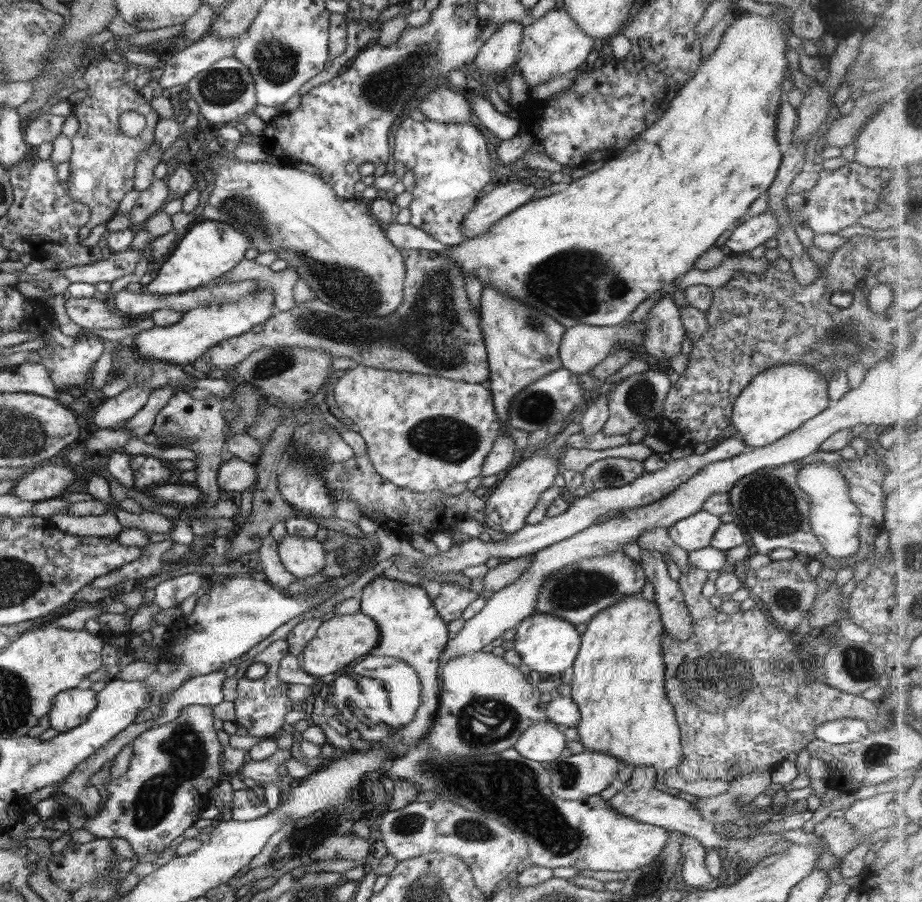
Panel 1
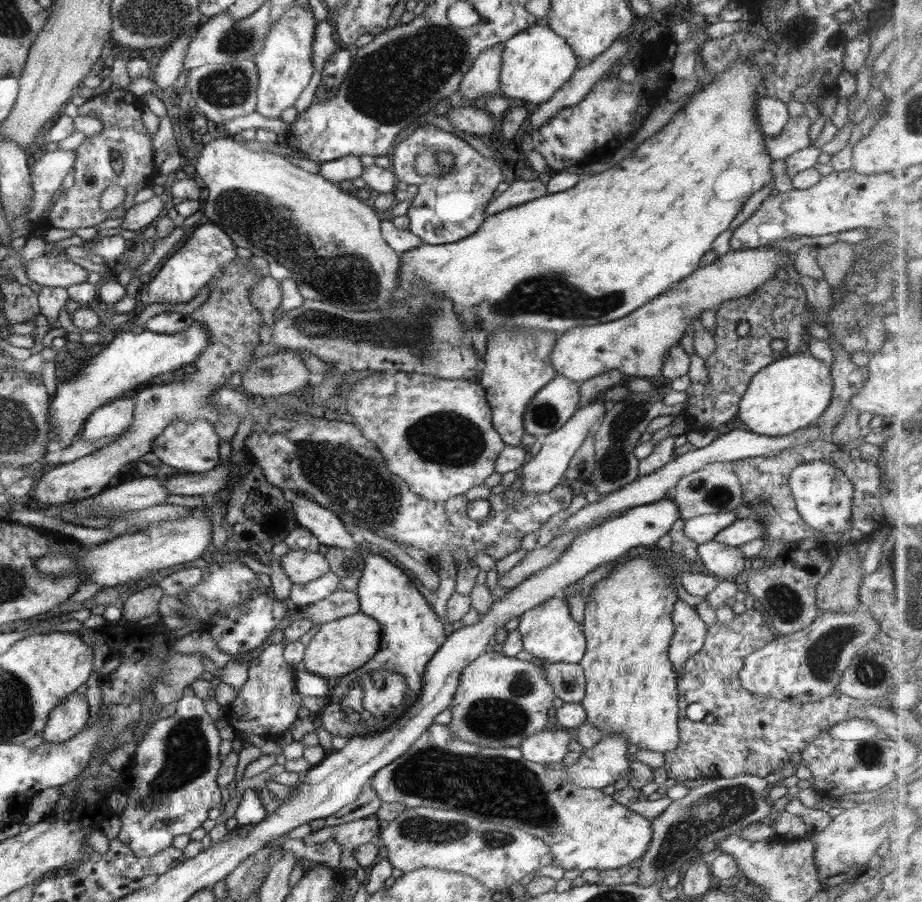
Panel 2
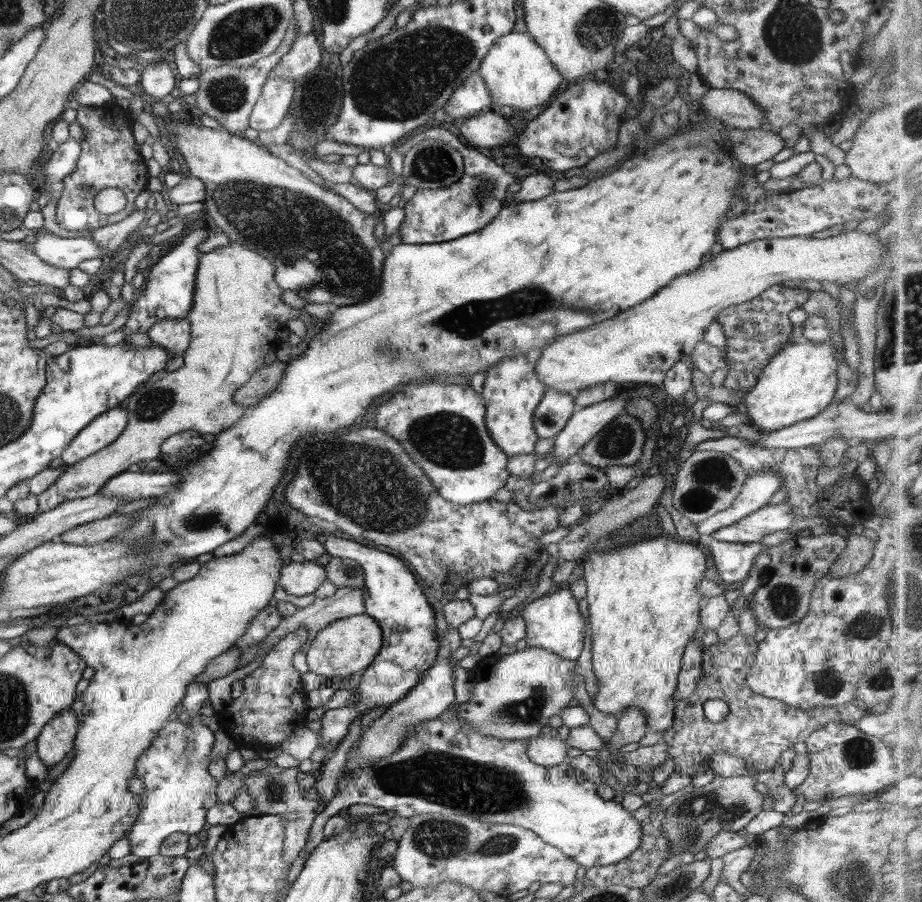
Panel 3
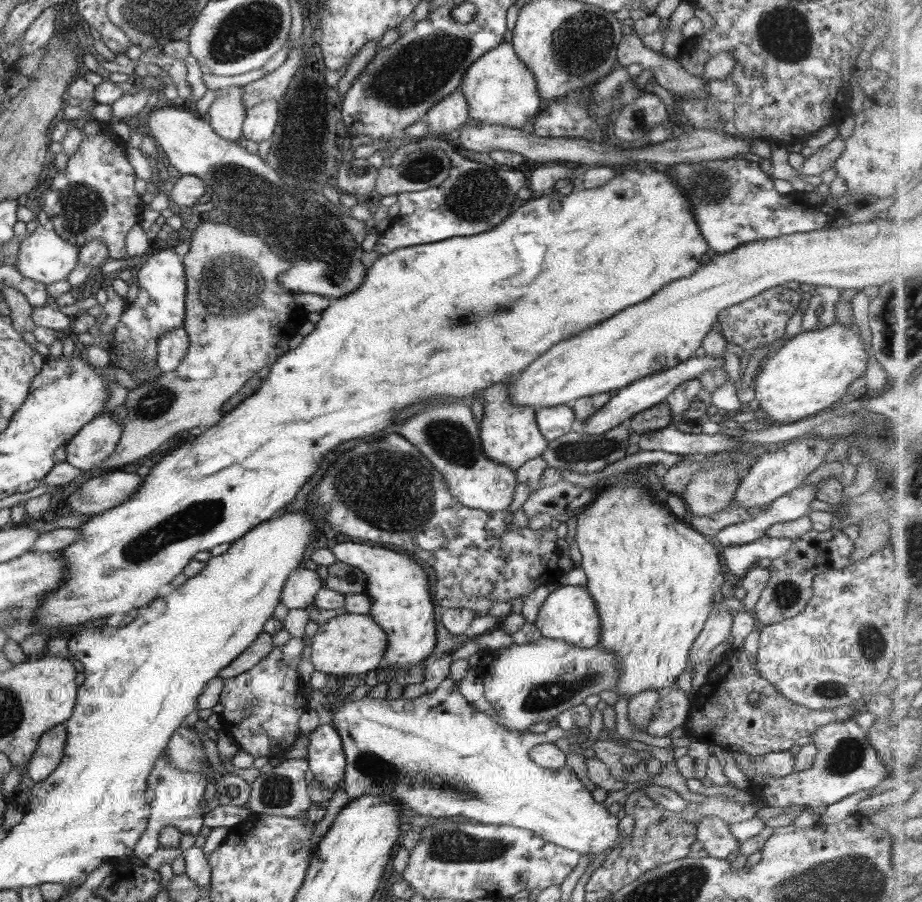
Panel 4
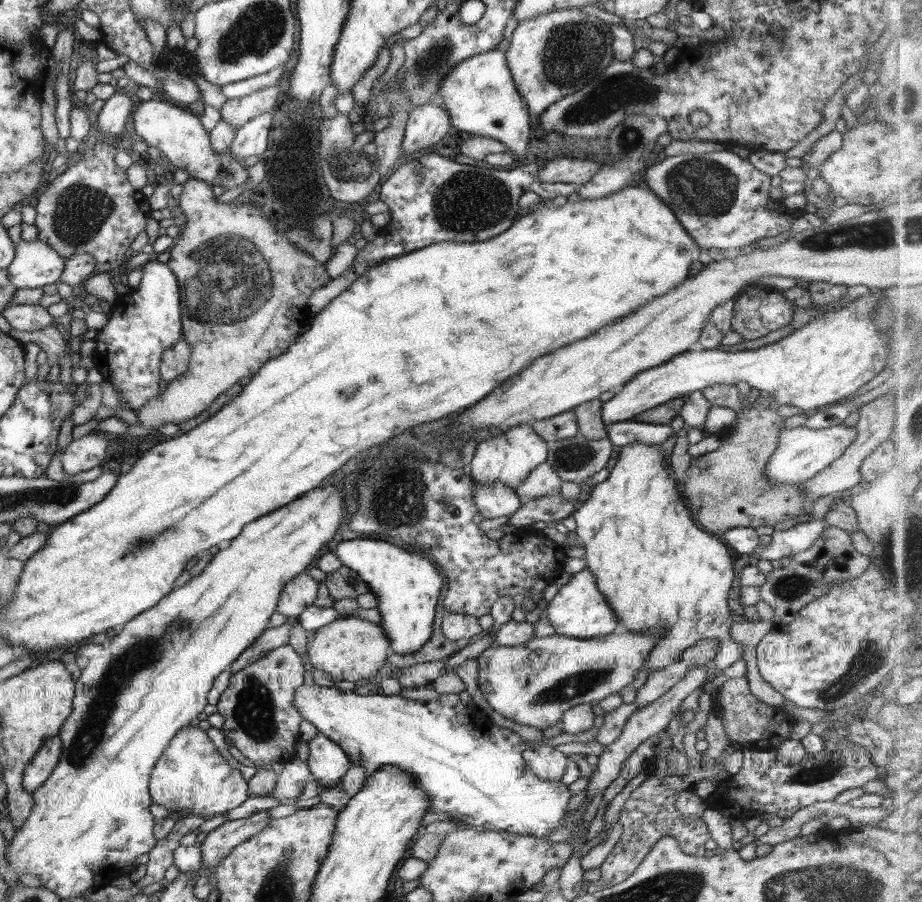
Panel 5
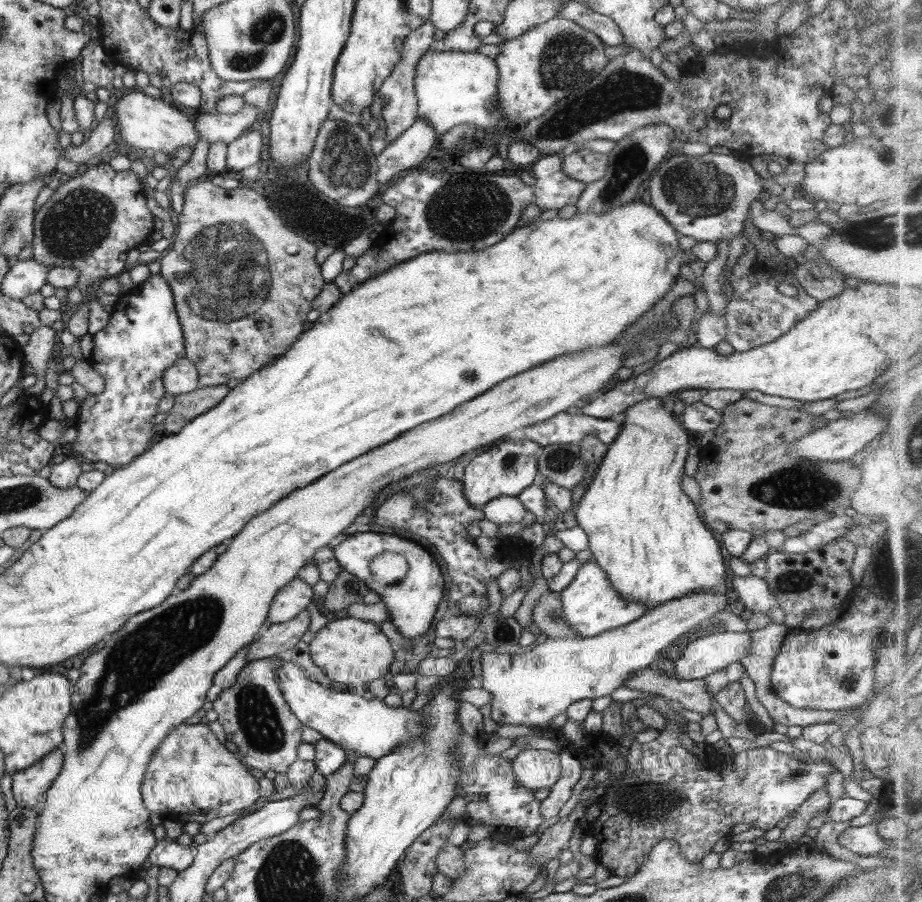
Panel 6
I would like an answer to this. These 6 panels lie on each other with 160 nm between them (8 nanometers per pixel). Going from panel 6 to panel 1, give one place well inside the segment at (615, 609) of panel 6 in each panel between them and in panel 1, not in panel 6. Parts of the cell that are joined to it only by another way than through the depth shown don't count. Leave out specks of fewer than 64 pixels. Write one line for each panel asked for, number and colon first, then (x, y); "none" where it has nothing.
1: (548, 644)
2: (548, 631)
3: (554, 622)
4: (569, 614)
5: (579, 610)

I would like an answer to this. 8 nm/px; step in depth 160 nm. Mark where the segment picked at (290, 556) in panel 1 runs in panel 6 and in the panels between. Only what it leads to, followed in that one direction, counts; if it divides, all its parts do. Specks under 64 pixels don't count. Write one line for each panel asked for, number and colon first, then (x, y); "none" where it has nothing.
2: (302, 566)
3: (303, 578)
4: (299, 591)
5: (298, 594)
6: (291, 599)

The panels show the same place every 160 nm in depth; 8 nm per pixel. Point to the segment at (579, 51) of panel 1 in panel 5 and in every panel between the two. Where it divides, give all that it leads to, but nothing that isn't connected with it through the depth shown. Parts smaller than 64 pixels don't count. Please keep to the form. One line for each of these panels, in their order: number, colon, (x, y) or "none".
2: (536, 62)
3: (517, 73)
4: (499, 89)
5: (479, 93)

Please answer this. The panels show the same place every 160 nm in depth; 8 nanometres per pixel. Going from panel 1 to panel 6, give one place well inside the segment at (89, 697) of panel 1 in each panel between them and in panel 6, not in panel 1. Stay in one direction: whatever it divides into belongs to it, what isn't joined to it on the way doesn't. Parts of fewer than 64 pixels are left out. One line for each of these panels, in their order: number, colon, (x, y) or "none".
2: (70, 717)
3: (56, 741)
4: (45, 759)
5: (37, 772)
6: (29, 786)

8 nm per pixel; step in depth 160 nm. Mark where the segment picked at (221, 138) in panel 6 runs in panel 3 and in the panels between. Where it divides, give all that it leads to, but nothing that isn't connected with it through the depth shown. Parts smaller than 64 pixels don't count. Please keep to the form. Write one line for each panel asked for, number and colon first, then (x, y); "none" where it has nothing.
3: (305, 54)
4: (274, 85)
5: (236, 112)

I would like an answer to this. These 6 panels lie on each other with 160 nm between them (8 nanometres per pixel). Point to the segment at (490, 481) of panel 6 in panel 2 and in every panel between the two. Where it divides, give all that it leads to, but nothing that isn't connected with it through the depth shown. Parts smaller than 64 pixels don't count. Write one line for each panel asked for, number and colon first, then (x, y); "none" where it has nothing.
2: (517, 365)
3: (512, 391)
4: (509, 434)
5: (509, 458)

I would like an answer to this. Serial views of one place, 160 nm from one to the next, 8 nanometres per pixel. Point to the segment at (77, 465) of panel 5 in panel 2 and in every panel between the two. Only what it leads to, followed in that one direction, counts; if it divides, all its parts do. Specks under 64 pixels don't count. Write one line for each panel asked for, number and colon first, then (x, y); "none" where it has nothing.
2: (113, 418)
3: (104, 430)
4: (93, 444)

